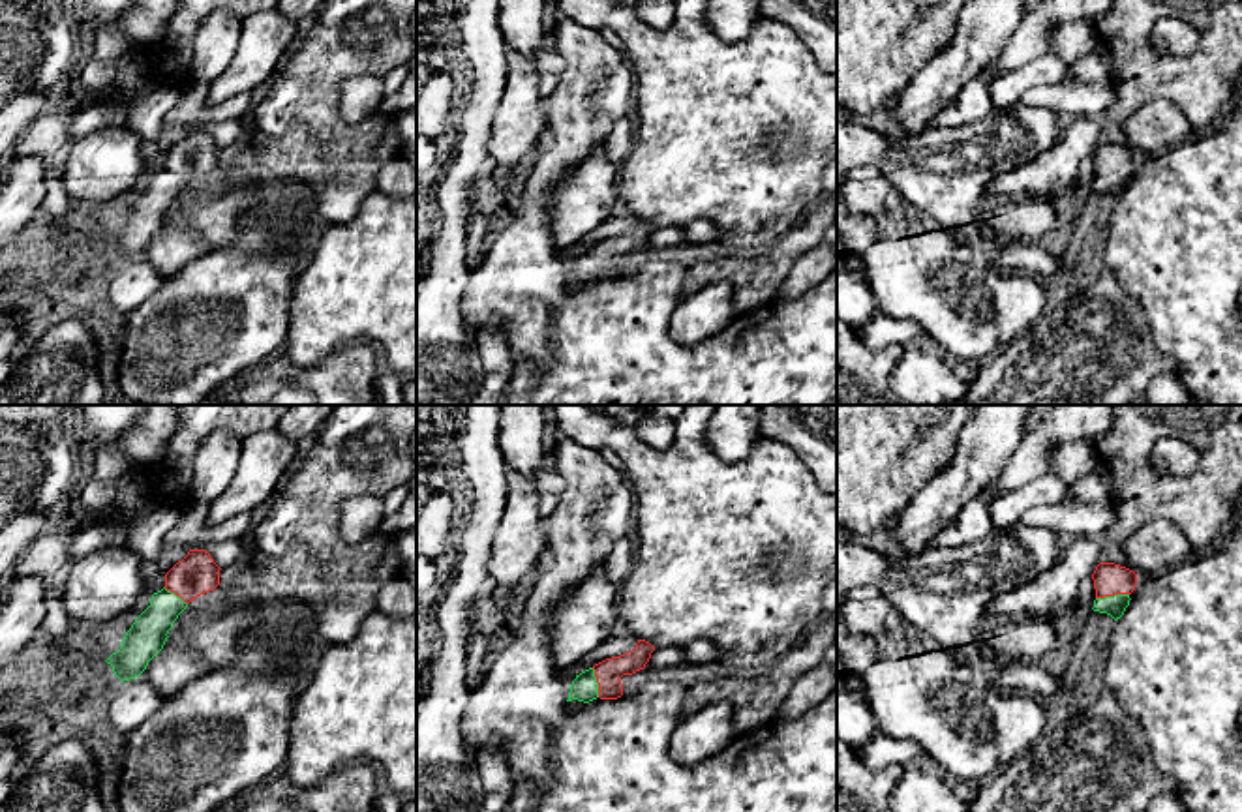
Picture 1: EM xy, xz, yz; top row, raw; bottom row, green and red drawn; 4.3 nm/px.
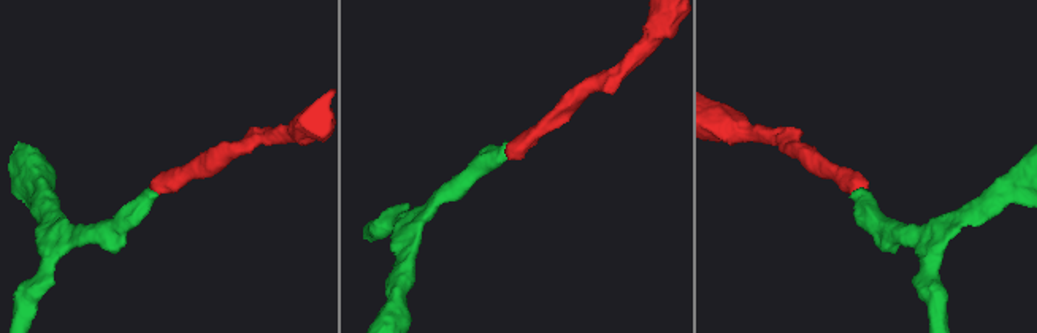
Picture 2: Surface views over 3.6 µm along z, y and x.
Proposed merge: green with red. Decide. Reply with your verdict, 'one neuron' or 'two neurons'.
one neuron

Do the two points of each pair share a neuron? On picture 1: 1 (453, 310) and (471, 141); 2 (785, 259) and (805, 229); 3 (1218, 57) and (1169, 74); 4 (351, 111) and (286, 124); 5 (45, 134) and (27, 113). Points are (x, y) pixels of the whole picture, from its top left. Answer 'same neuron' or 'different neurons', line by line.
1: same neuron
2: same neuron
3: same neuron
4: different neurons
5: different neurons

